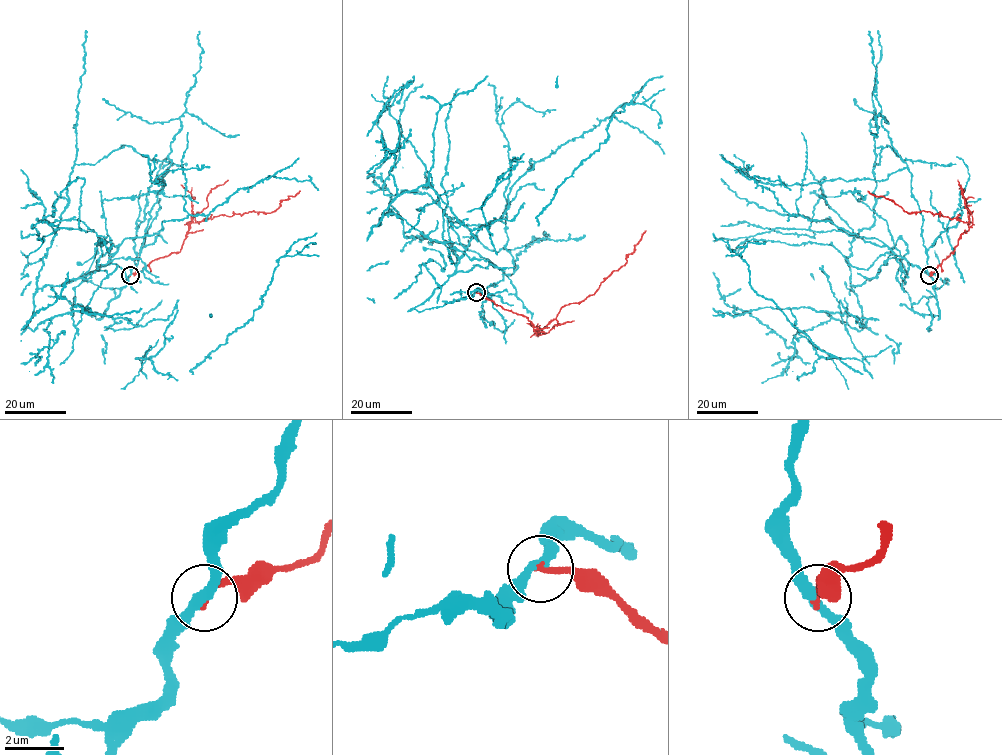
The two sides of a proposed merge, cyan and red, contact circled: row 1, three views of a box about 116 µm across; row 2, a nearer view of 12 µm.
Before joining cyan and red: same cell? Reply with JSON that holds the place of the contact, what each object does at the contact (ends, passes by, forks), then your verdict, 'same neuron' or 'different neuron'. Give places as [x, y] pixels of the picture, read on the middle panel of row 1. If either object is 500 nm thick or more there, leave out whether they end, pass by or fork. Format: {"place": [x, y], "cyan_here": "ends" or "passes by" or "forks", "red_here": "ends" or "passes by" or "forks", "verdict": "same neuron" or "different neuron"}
{"place": [476, 292], "cyan_here": "passes by", "red_here": "ends", "verdict": "different neuron"}

